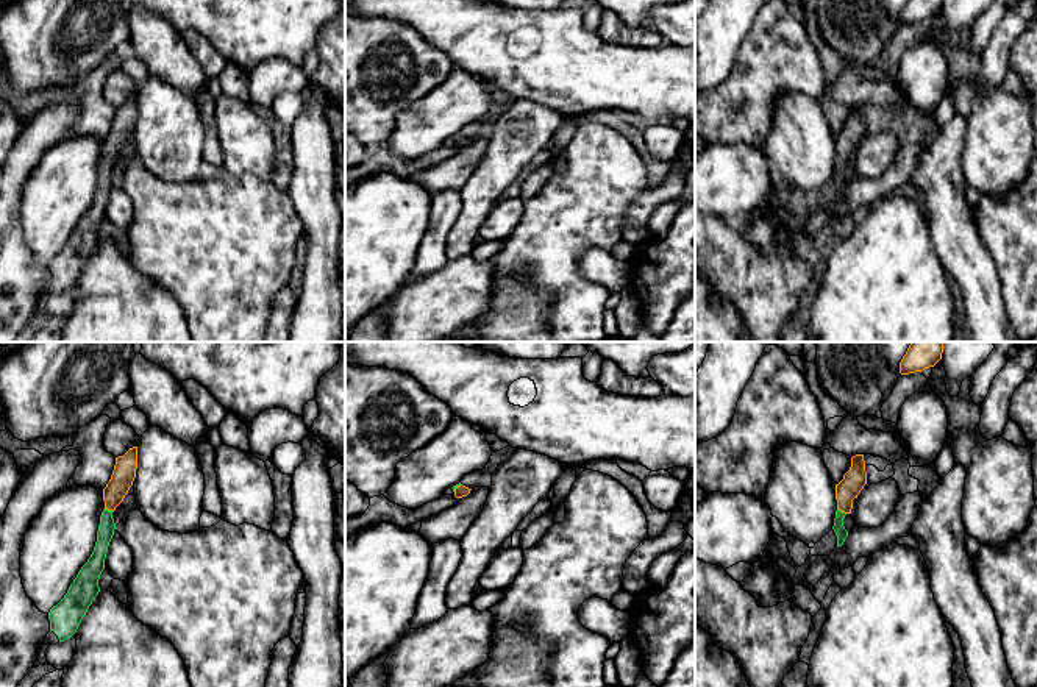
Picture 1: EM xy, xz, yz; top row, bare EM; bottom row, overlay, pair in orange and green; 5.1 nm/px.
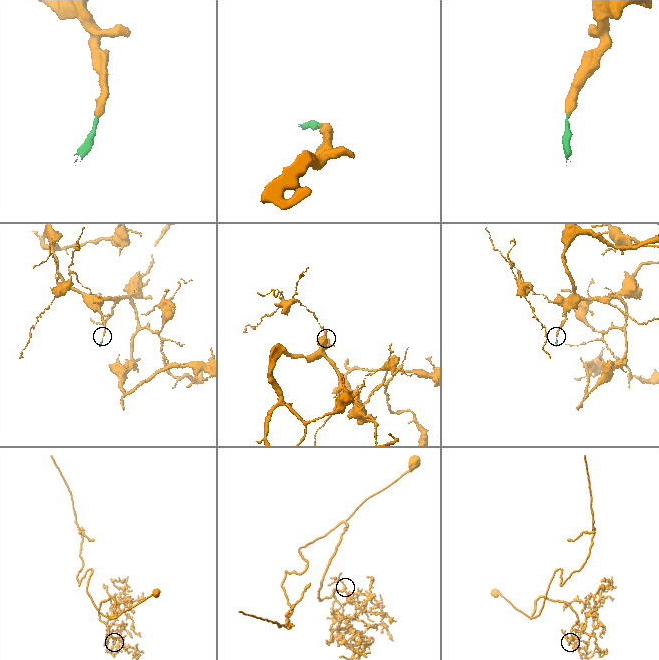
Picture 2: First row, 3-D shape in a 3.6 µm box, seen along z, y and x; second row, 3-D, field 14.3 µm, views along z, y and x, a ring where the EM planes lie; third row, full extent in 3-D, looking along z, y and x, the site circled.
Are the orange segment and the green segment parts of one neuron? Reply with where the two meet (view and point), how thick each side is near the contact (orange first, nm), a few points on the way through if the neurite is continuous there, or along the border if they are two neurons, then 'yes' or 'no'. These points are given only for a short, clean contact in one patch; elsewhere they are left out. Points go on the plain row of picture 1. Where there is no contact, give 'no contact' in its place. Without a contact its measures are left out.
yz (842, 161) | 120/60 nm | across yz (853, 131), (844, 145), (842, 161), (839, 178) | yes

